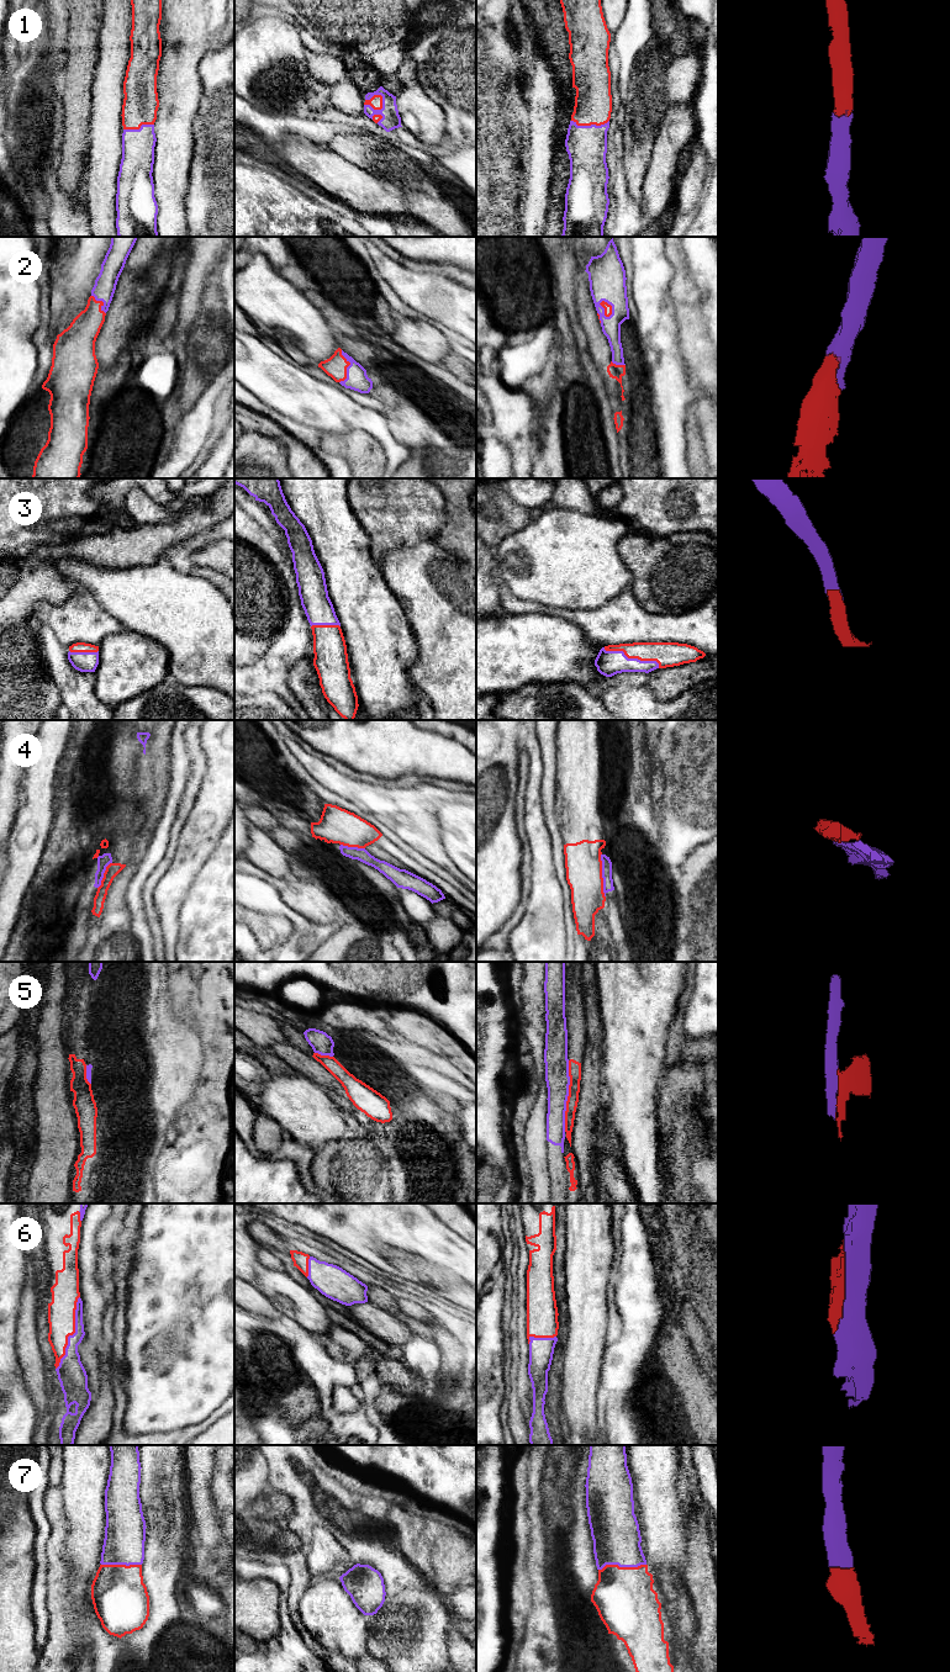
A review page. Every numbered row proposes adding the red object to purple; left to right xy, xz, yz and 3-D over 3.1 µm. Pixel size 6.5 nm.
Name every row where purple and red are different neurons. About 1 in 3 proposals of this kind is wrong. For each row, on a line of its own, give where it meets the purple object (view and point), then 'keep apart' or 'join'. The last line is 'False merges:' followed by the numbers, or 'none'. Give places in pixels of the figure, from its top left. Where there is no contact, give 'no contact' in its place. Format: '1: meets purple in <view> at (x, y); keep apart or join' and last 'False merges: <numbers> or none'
1: meets purple in xz at (378, 110); join
2: meets purple in yz at (603, 310); join
3: meets purple in yz at (633, 659); join
4: meets purple in yz at (602, 876); keep apart
5: meets purple in yz at (568, 1095); keep apart
6: meets purple in xy at (74, 1333); join
7: meets purple in yz at (622, 1566); join
False merges: 4, 5

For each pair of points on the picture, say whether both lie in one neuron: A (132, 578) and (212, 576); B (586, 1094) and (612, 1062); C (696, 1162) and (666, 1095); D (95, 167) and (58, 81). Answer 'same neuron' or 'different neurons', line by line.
A: different neurons
B: different neurons
C: same neuron
D: different neurons

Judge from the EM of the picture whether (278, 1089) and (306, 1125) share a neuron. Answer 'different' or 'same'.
same

